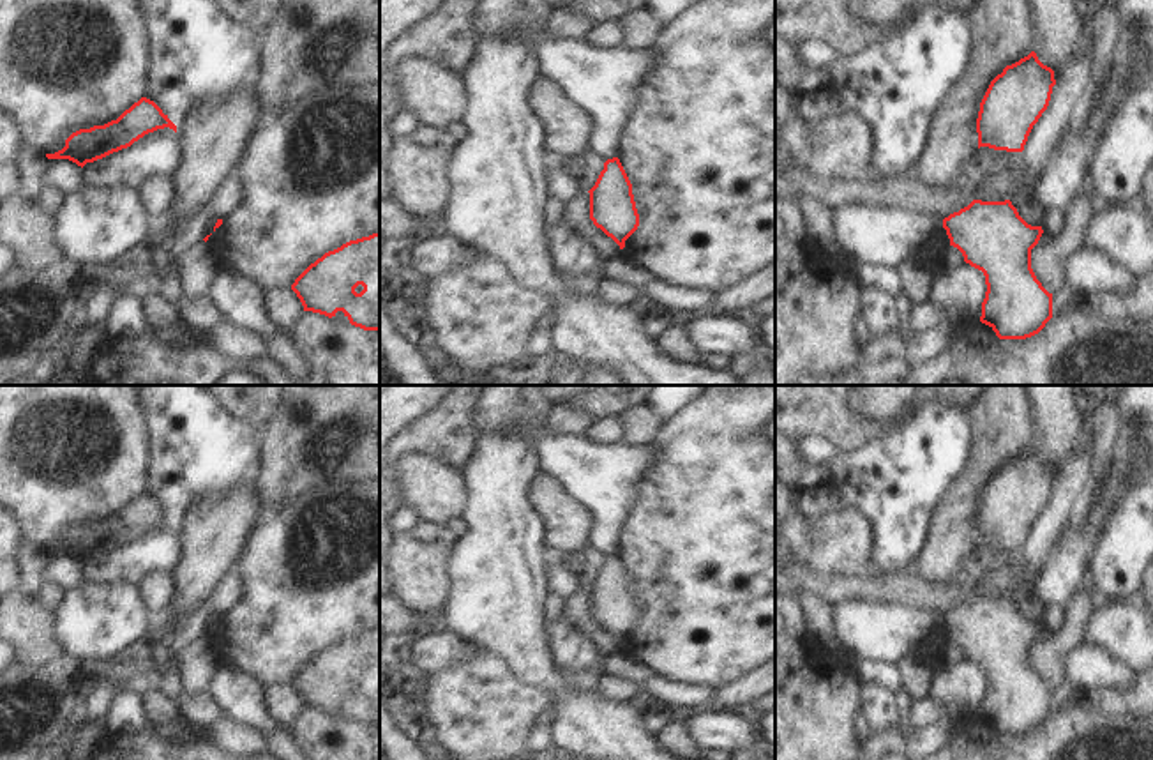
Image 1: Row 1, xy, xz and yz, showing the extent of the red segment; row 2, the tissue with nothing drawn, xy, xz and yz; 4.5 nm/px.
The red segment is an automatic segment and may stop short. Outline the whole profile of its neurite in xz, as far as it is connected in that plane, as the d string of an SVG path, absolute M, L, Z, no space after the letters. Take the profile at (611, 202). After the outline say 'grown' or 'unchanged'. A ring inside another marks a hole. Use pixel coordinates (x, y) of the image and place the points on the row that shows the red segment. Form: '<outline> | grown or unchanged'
M618 157L604 163L604 170L588 193L590 219L623 249L625 240L639 226L639 214L632 194L632 184Z | unchanged

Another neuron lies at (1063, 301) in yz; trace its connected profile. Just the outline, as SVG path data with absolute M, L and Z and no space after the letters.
M1072 286L1061 288L1056 295L1052 295L1052 316L1063 311L1072 309L1079 293Z

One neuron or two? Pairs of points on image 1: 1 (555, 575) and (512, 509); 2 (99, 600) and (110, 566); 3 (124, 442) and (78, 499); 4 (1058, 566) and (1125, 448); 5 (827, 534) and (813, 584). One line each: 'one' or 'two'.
1: two
2: two
3: one
4: one
5: two

